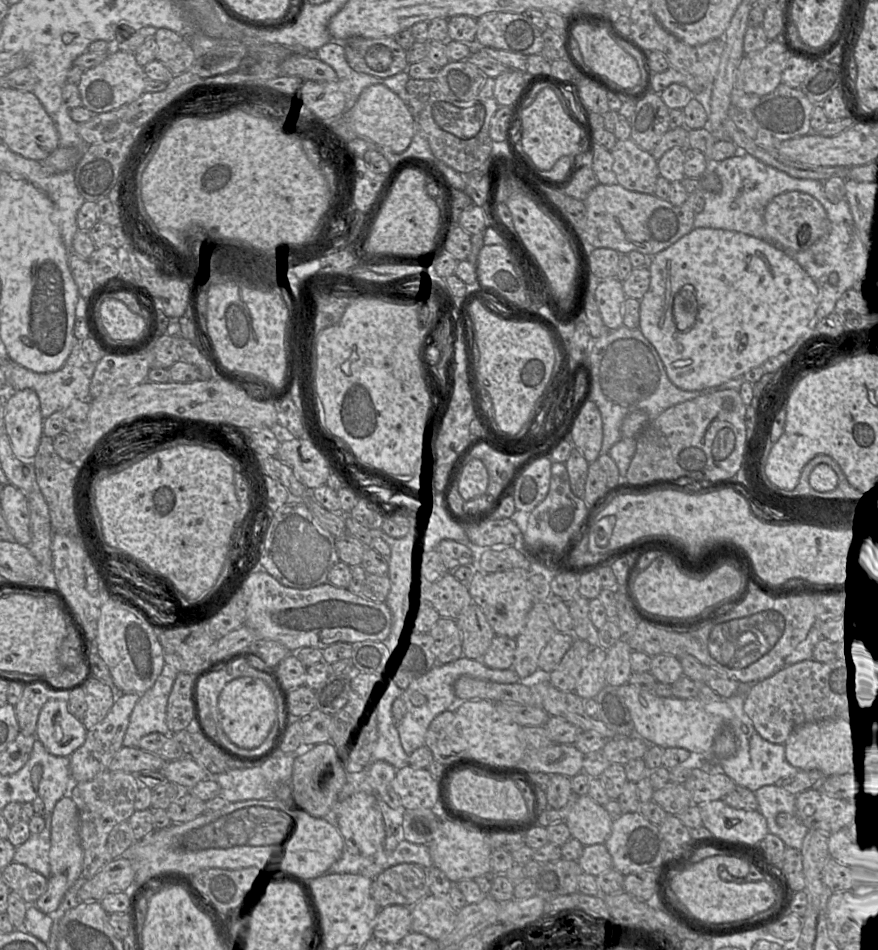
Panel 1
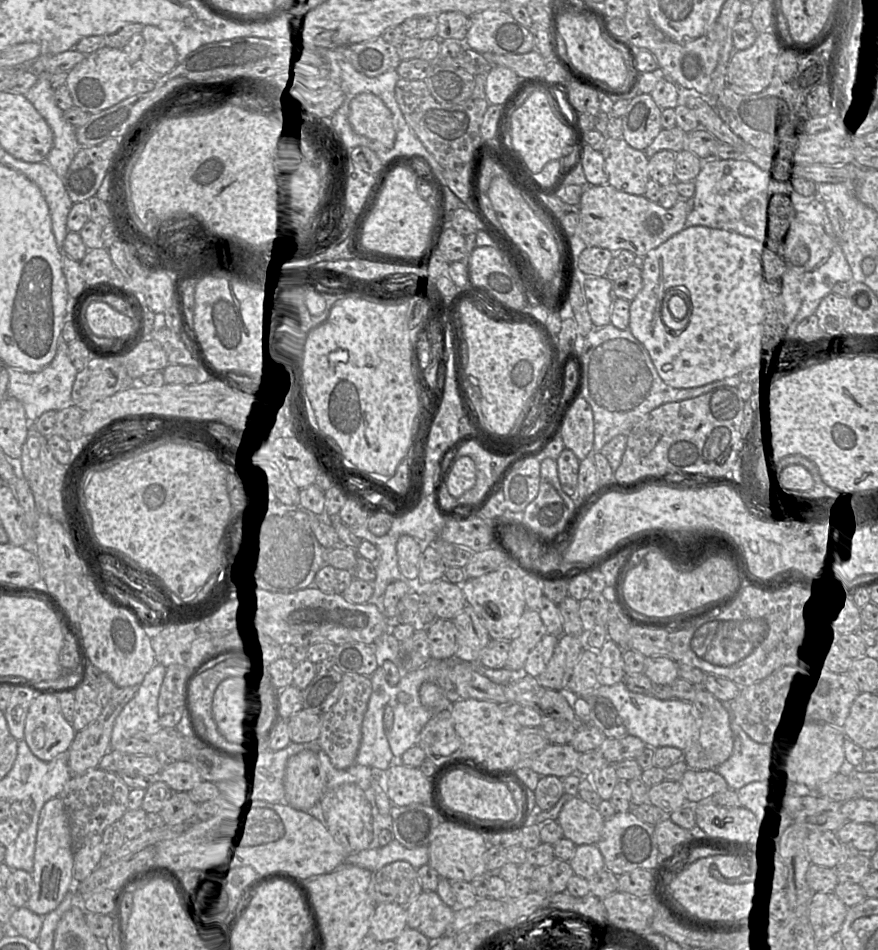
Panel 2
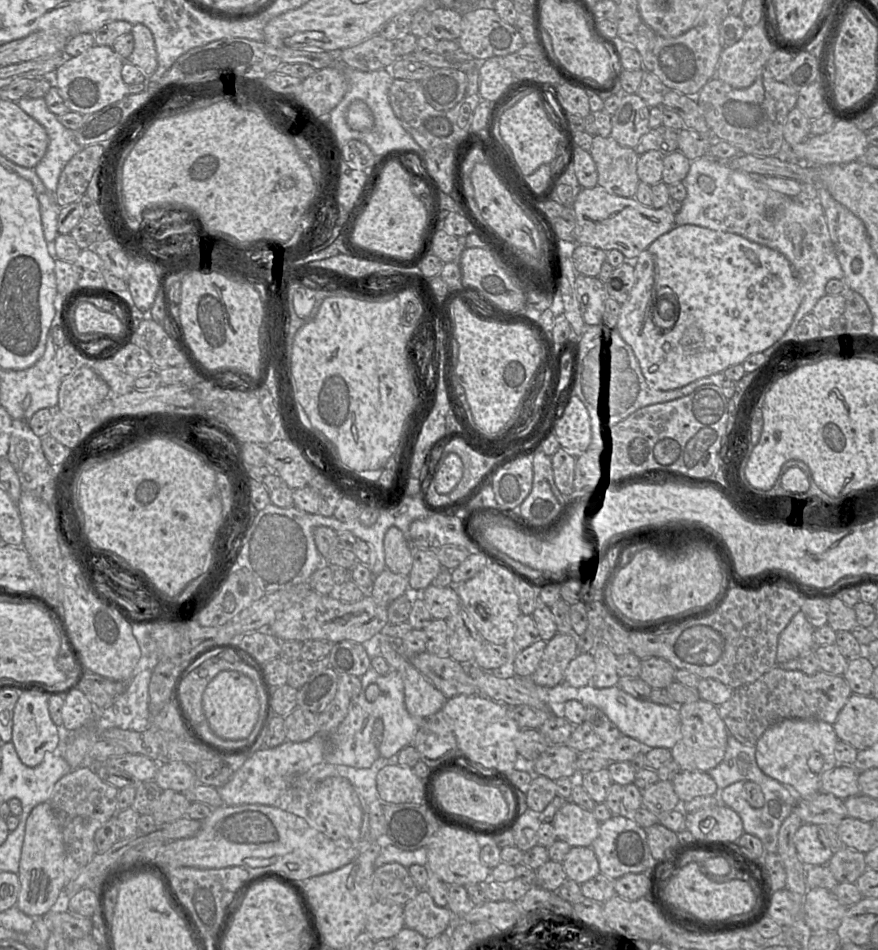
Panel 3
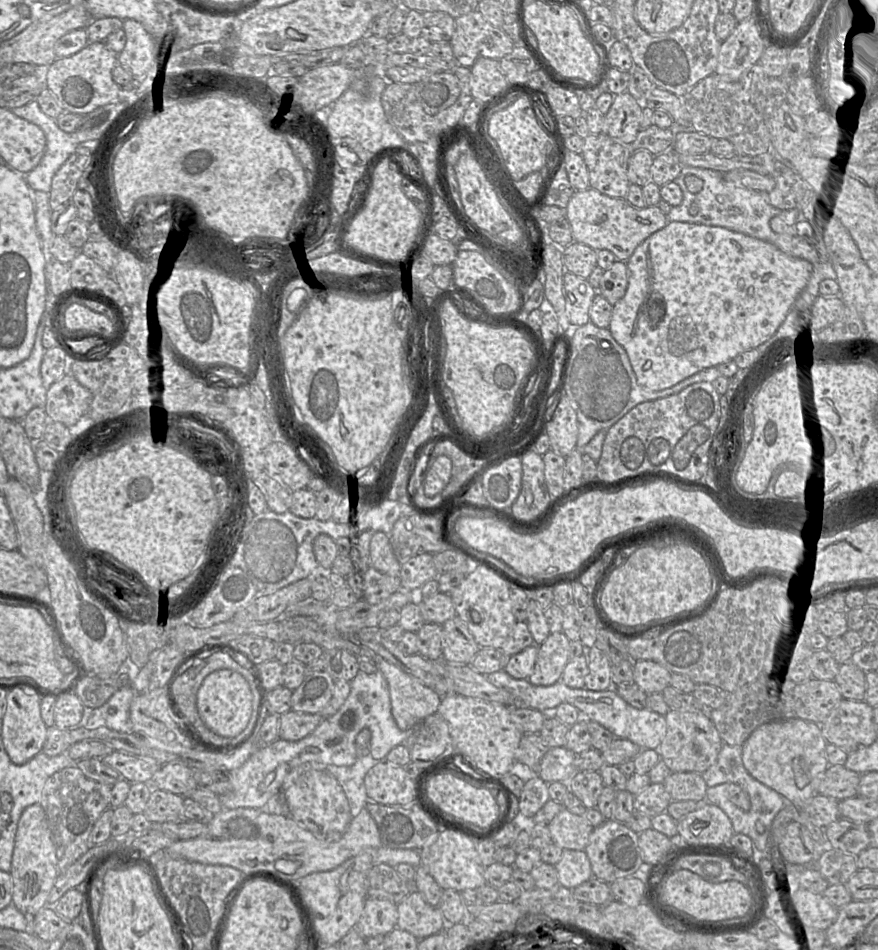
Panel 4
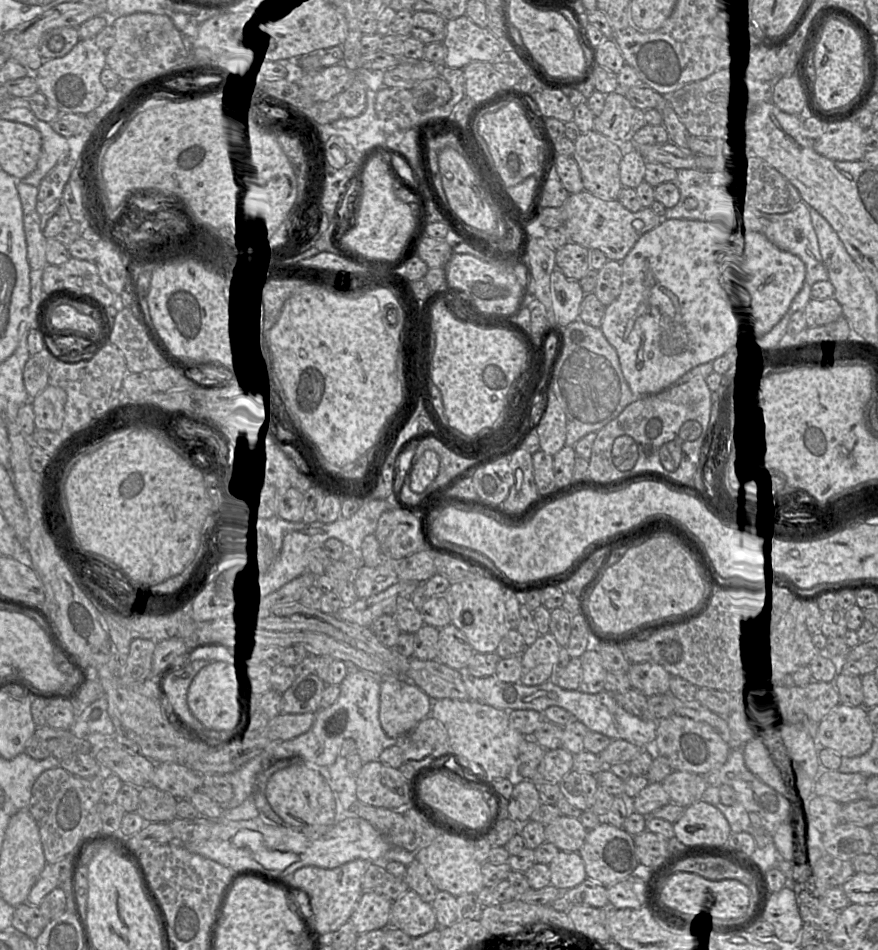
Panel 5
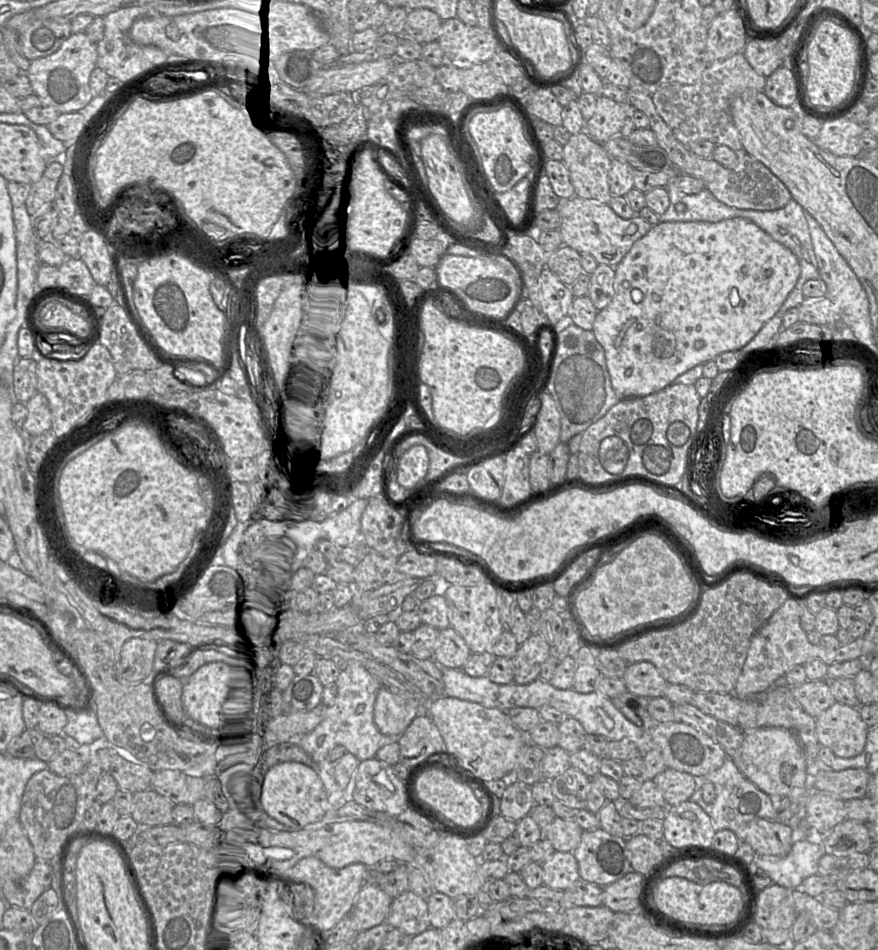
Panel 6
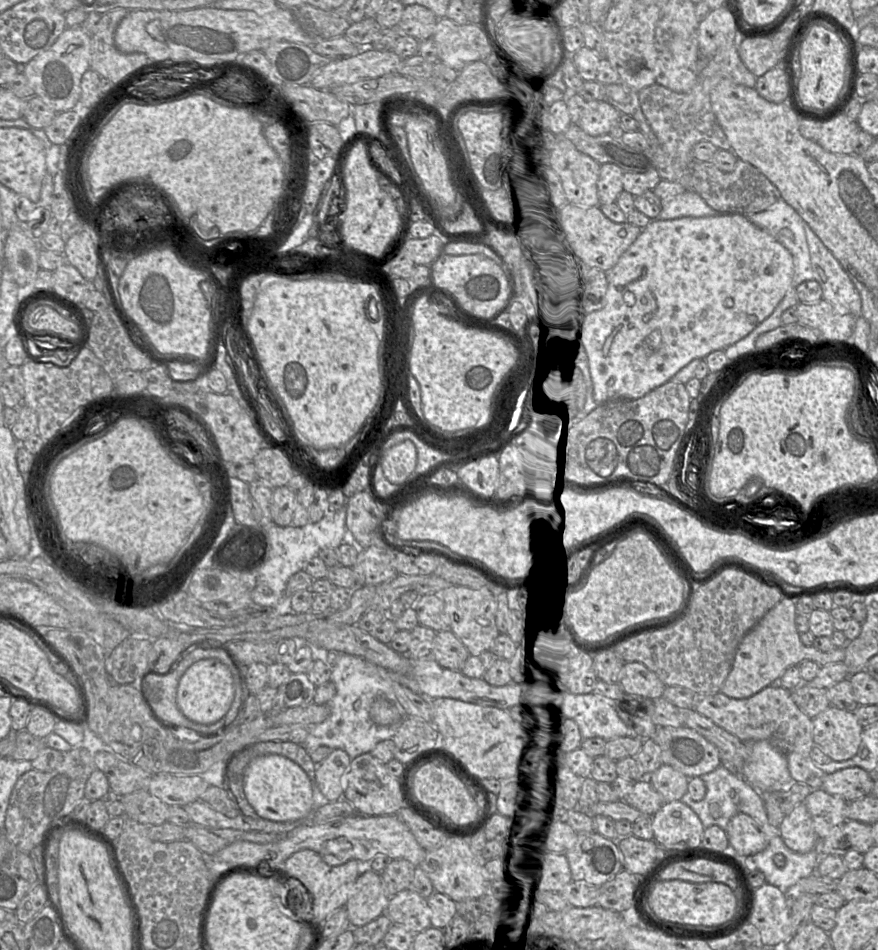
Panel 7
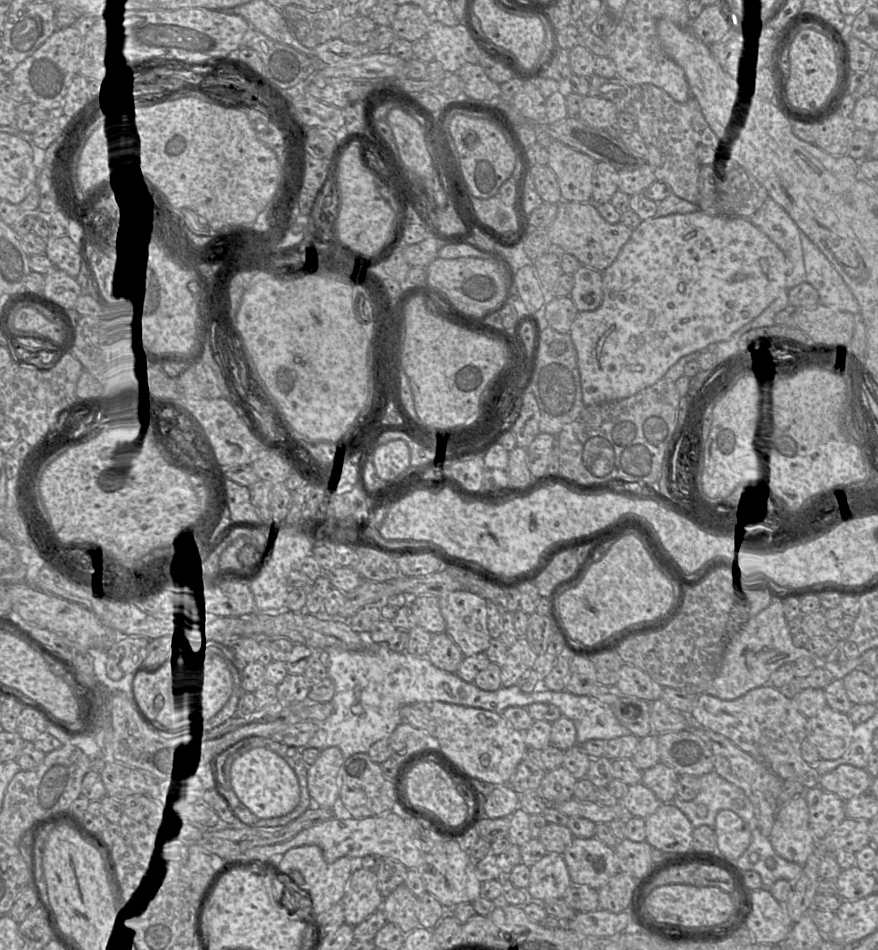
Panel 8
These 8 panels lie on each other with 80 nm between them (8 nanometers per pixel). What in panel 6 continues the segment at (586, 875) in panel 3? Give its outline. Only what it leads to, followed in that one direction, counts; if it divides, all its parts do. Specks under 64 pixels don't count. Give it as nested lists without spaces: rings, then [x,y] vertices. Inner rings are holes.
[[[554,852],[542,868],[543,884],[554,890],[564,891],[580,879],[573,852]]]

